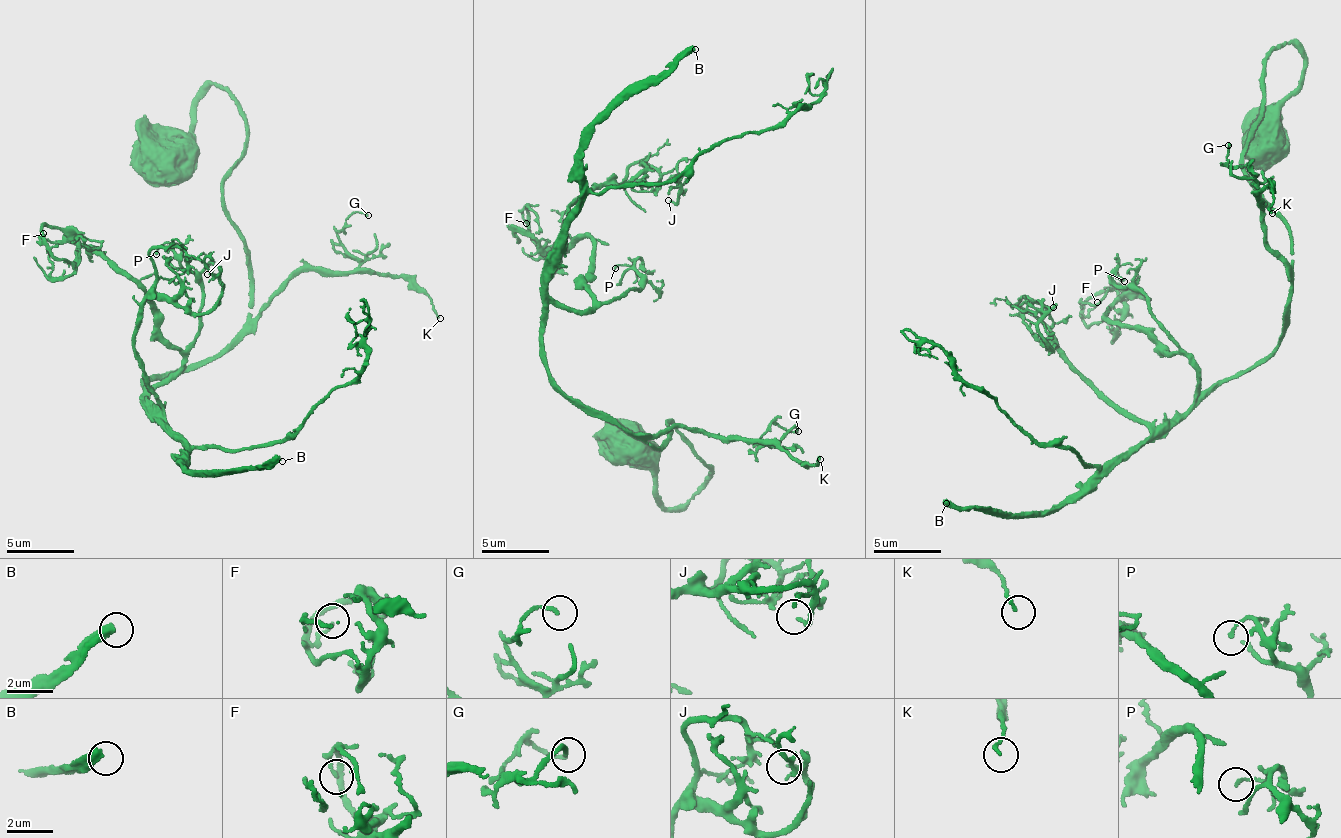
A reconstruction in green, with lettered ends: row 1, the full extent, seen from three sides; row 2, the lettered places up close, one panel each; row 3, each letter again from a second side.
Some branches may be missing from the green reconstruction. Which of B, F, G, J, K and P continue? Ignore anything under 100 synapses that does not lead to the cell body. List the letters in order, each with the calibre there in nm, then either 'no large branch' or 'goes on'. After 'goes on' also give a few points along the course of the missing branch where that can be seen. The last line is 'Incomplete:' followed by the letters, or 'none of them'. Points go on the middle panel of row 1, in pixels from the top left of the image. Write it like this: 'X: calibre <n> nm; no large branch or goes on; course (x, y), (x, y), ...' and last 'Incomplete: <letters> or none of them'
B: calibre 400 nm; goes on
F: calibre 160 nm; no large branch
G: calibre 130 nm; no large branch
J: calibre 170 nm; no large branch
K: calibre 130 nm; no large branch
P: calibre 140 nm; no large branch
Incomplete: B

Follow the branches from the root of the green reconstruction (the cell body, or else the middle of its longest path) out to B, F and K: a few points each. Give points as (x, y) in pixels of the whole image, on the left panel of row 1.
B: (158, 160), (209, 87), (239, 105), (253, 288), (146, 410), (196, 474), (282, 461)
F: (158, 160), (209, 87), (239, 105), (251, 325), (222, 350), (149, 387), (181, 358), (146, 294), (43, 233)
K: (158, 160), (222, 89), (244, 122), (224, 207), (251, 315), (328, 268), (402, 275), (440, 318)

